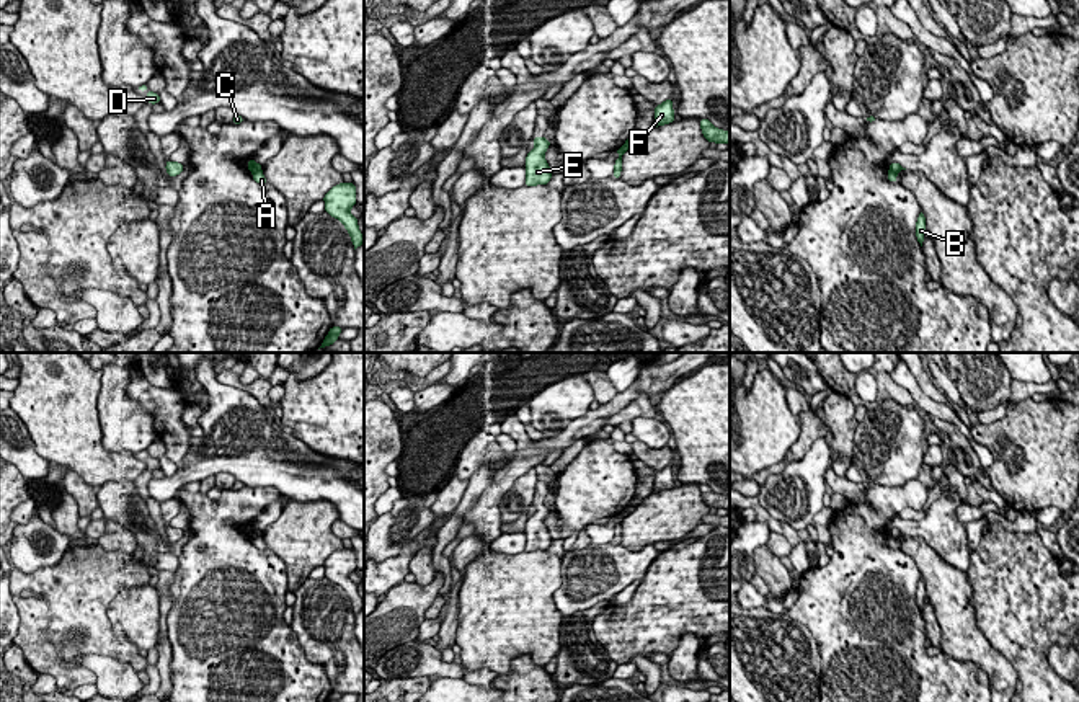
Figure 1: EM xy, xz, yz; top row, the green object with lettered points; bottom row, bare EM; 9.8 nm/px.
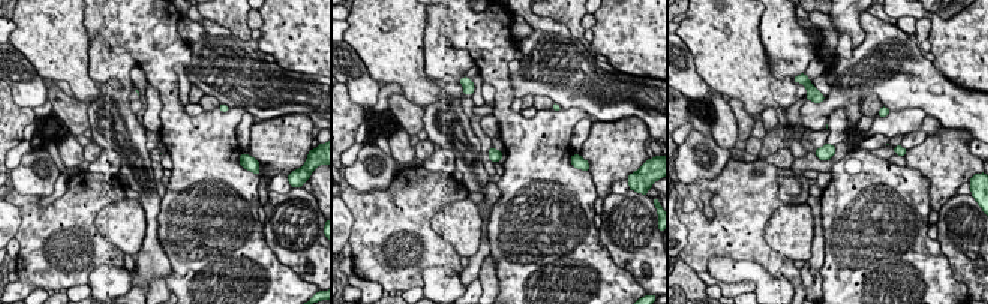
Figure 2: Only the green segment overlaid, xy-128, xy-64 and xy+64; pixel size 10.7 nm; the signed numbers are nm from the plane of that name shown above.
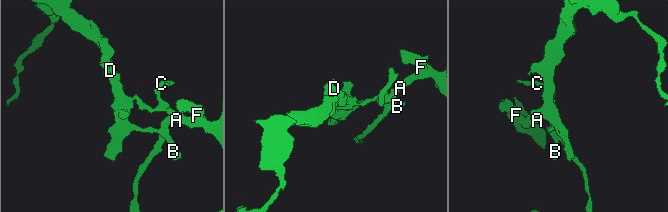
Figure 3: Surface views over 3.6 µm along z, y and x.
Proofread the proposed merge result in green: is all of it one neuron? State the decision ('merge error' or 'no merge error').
merge error

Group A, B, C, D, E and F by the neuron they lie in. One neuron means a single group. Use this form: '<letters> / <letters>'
A F / B C D E

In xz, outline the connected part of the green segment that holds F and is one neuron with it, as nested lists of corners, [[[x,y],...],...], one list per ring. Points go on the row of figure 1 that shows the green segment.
[[[669,98],[664,103],[655,106],[653,111],[655,111],[653,127],[674,122],[673,98]]]

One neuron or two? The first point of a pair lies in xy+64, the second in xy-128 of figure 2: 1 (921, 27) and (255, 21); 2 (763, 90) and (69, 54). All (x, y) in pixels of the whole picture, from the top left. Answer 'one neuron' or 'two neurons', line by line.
1: one neuron
2: one neuron

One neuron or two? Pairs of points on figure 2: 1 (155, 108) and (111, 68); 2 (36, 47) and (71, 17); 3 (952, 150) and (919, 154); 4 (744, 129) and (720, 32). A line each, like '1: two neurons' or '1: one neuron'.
1: two neurons
2: one neuron
3: one neuron
4: two neurons

